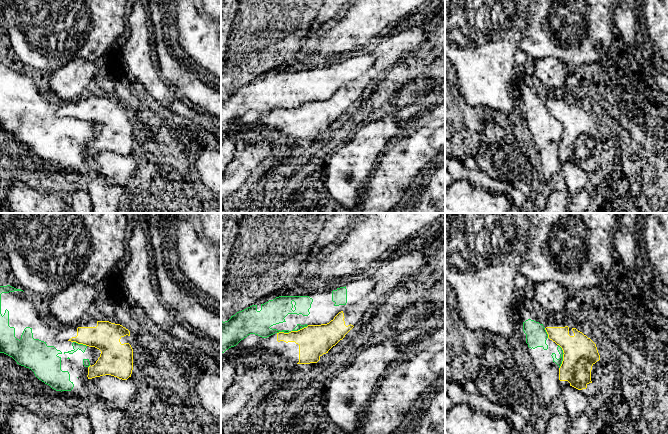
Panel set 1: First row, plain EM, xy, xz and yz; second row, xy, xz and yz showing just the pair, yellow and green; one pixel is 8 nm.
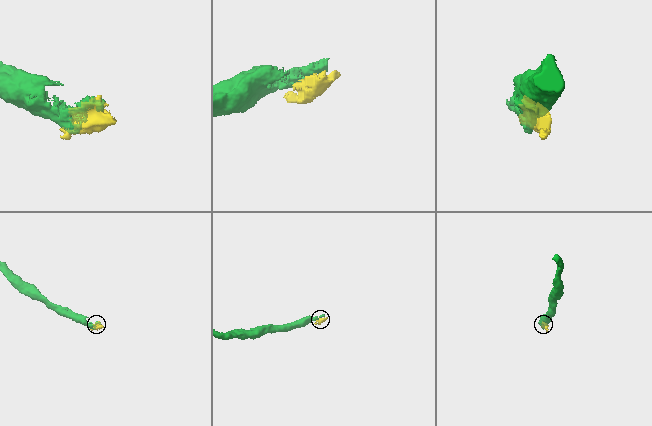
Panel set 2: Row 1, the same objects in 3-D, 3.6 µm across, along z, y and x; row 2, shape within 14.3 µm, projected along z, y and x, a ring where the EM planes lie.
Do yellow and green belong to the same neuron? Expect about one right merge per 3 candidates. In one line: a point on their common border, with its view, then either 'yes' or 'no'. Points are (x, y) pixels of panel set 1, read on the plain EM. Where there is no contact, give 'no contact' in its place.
contact yz (563, 132); no

